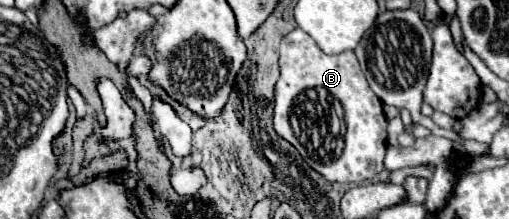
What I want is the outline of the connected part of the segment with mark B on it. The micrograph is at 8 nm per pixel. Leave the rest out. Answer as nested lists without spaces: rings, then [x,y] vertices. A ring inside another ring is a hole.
[[[301,29],[287,33],[281,39],[281,77],[275,87],[275,115],[273,127],[287,139],[303,159],[319,171],[327,181],[339,183],[363,183],[373,179],[383,171],[383,159],[387,149],[387,119],[381,111],[379,97],[371,91],[363,71],[359,69],[359,61],[353,51],[345,51],[339,55],[323,53],[317,43]]]

